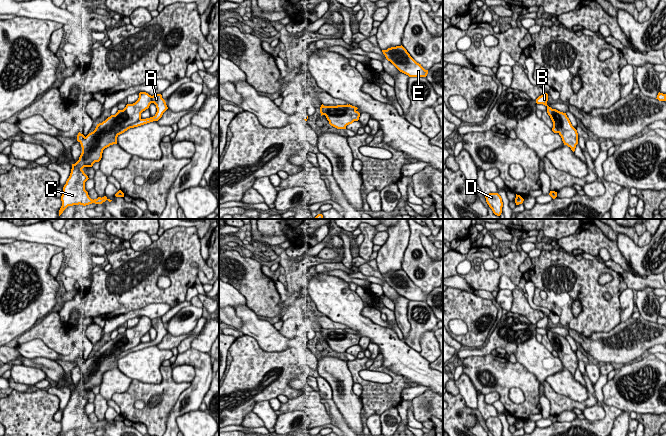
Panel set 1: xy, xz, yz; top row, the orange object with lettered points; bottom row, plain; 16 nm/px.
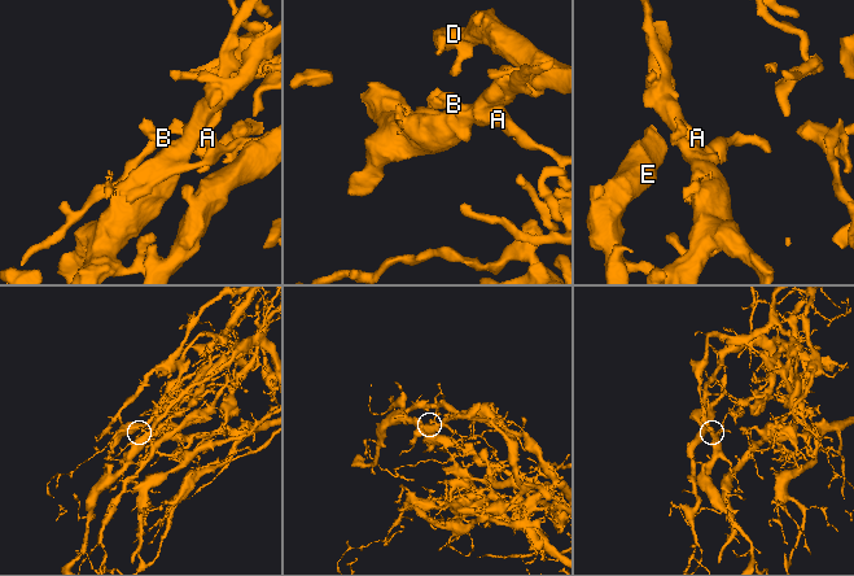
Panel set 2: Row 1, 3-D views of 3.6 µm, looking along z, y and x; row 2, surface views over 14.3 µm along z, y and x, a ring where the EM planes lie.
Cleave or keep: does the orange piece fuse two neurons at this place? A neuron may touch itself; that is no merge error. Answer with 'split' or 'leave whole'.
split

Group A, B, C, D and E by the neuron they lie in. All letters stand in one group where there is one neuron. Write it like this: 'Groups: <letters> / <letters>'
Groups: A / B C D E

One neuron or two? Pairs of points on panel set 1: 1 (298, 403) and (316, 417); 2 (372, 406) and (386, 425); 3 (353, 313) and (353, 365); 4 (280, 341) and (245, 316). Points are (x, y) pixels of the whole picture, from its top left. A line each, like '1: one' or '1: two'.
1: one
2: two
3: two
4: one

